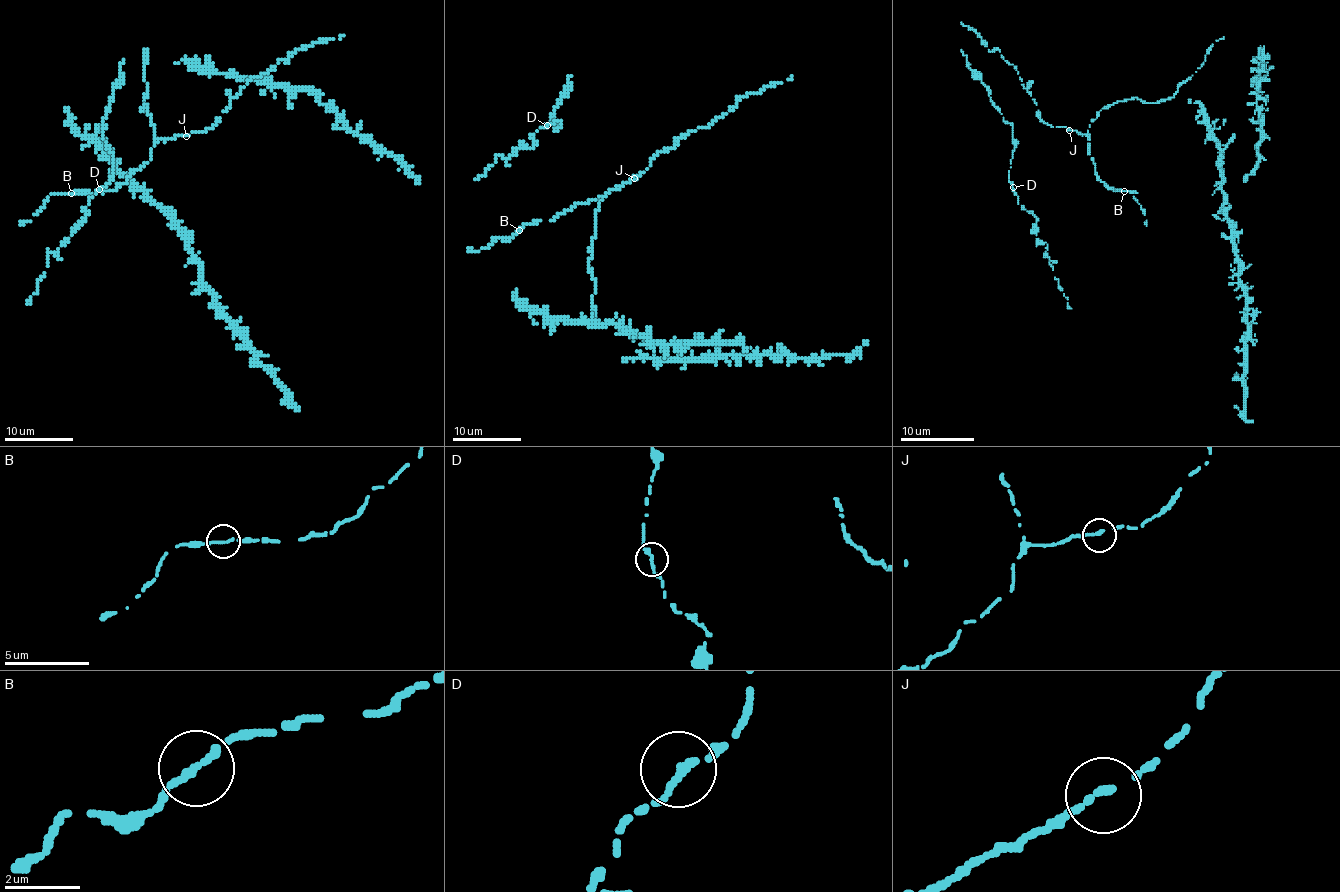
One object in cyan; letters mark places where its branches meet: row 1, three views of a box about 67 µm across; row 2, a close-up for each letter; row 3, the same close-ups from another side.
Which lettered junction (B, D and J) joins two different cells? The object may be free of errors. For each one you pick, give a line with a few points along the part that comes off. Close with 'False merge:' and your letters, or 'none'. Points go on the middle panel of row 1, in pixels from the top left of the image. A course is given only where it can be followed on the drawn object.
False merge: none

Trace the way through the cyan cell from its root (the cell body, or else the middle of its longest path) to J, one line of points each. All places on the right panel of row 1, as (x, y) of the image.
J: (1148, 103), (1135, 97), (1117, 101), (1099, 112), (1086, 134), (1069, 130)

